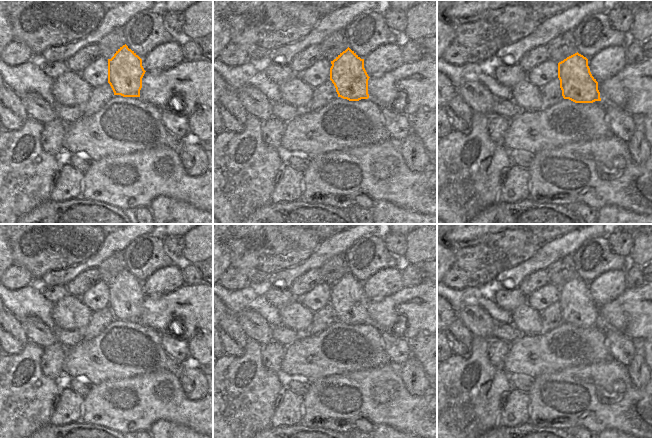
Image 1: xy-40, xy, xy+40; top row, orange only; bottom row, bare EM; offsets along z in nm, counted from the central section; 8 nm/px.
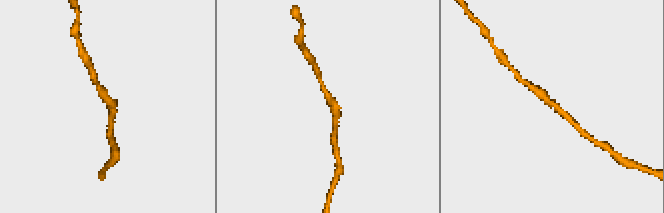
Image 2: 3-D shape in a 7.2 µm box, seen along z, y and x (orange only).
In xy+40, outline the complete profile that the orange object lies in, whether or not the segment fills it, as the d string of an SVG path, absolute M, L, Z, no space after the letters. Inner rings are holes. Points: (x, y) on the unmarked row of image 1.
M578 276L558 287L558 302L564 323L575 327L601 325L598 306L590 296L588 283Z

